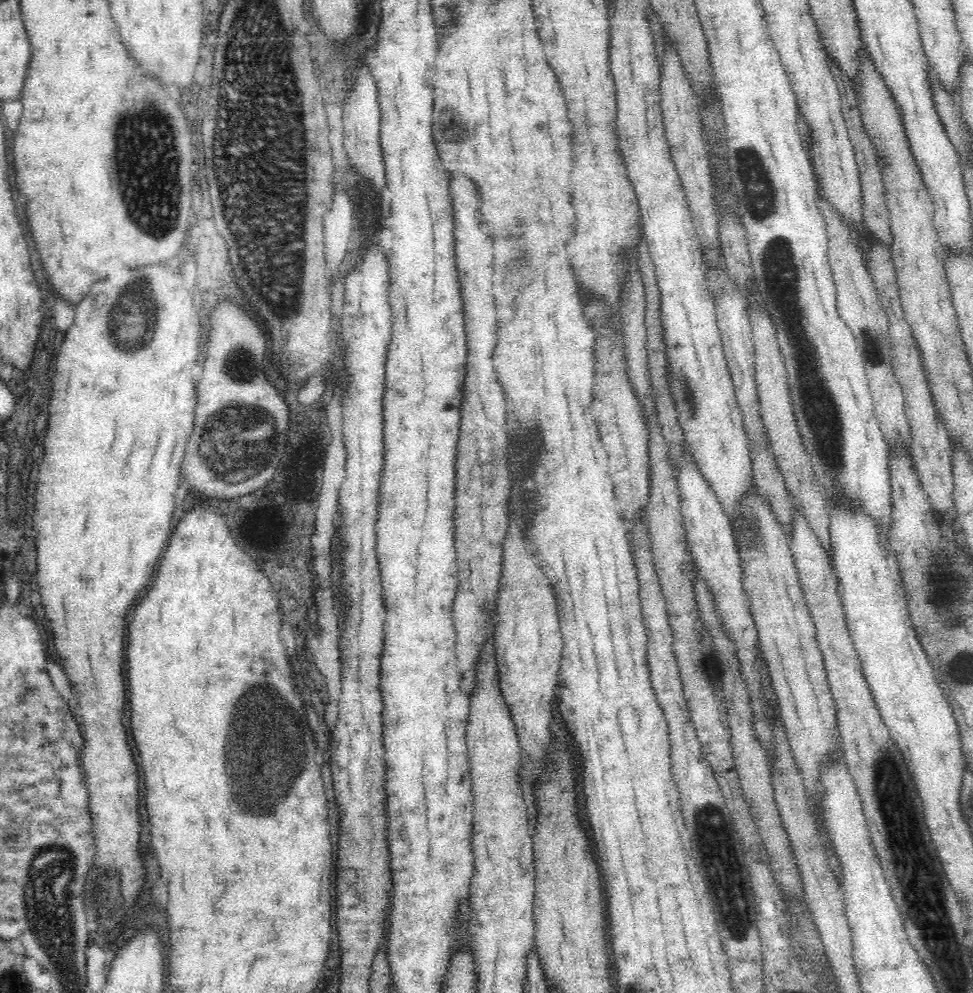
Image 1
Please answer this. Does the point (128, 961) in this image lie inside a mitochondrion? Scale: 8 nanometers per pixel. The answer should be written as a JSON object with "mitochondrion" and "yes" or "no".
{"mitochondrion":"no"}

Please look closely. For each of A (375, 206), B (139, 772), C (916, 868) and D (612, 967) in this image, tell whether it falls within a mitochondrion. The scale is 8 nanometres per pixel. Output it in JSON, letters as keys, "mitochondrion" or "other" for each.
{"A":"other","B":"other","C":"mitochondrion","D":"other"}

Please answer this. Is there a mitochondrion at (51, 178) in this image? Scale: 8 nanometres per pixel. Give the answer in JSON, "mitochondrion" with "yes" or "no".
{"mitochondrion":"no"}

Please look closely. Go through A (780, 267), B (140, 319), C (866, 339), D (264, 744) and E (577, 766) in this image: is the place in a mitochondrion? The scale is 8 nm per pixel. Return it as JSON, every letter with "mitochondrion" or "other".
{"A":"mitochondrion","B":"mitochondrion","C":"mitochondrion","D":"mitochondrion","E":"other"}

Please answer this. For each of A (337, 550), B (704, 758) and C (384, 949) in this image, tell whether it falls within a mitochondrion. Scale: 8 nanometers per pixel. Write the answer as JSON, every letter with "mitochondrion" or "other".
{"A":"other","B":"other","C":"other"}

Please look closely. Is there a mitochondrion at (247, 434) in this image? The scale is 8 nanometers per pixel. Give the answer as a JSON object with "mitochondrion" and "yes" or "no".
{"mitochondrion":"yes"}

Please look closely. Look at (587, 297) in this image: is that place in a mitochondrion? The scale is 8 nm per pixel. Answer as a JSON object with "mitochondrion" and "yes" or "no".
{"mitochondrion":"no"}

